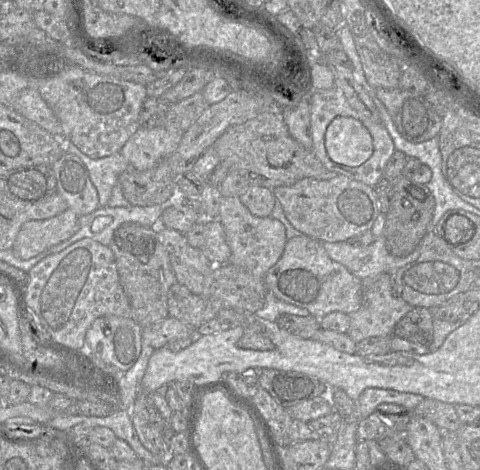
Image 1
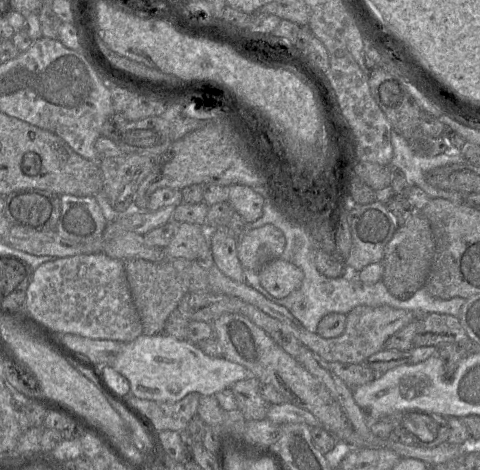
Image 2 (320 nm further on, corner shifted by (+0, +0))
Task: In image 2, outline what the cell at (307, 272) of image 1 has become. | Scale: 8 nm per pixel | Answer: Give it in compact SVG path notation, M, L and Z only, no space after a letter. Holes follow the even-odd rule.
M279 258L265 264L258 277L268 293L281 299L300 288L304 274L296 265Z

